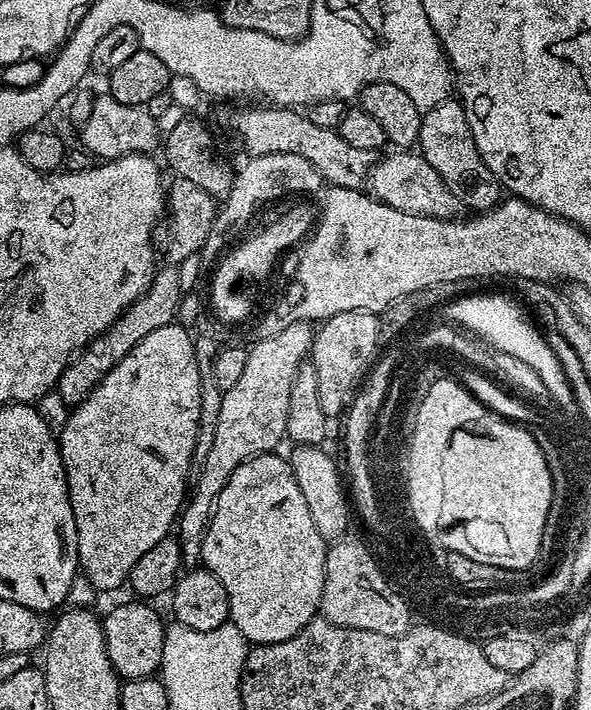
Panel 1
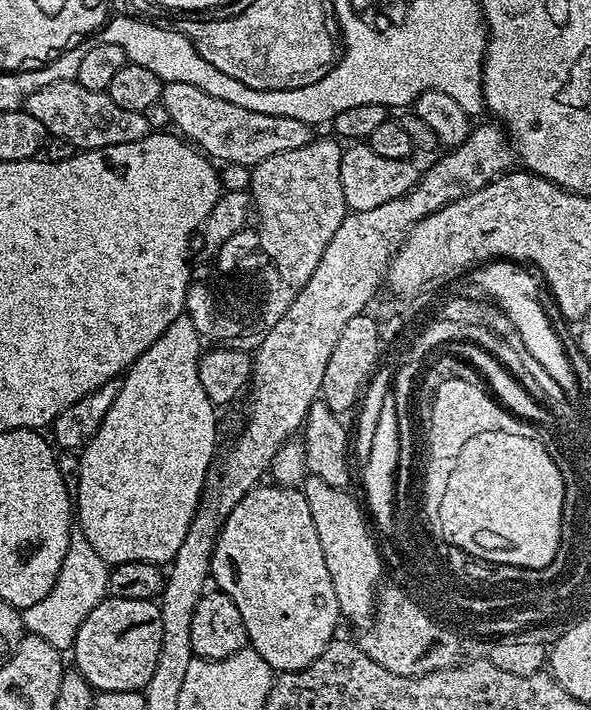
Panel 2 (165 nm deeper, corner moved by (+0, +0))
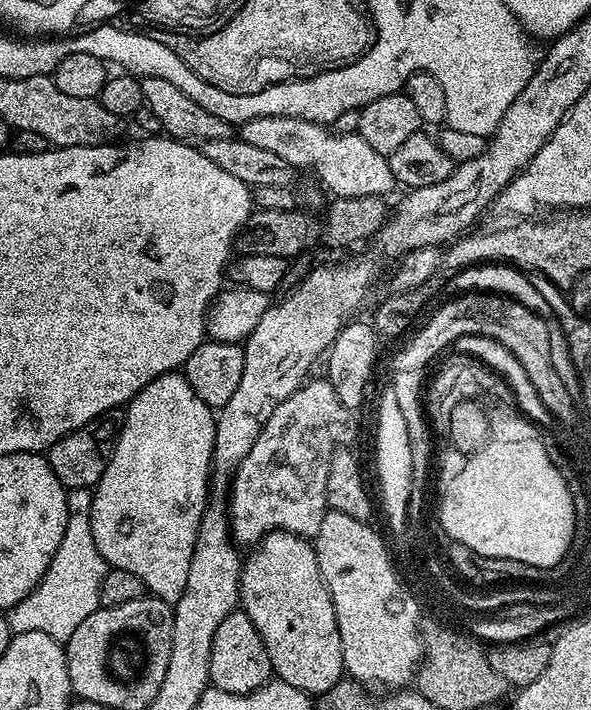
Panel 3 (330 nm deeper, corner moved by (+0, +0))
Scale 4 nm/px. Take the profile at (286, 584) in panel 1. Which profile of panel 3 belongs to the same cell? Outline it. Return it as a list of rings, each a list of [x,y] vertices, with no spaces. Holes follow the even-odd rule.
[[[270,532],[249,552],[252,553],[240,565],[238,604],[250,622],[254,622],[254,630],[258,630],[266,646],[266,654],[270,654],[273,673],[290,686],[309,694],[330,690],[345,675],[342,638],[338,634],[334,602],[320,577],[315,547],[293,532]]]

